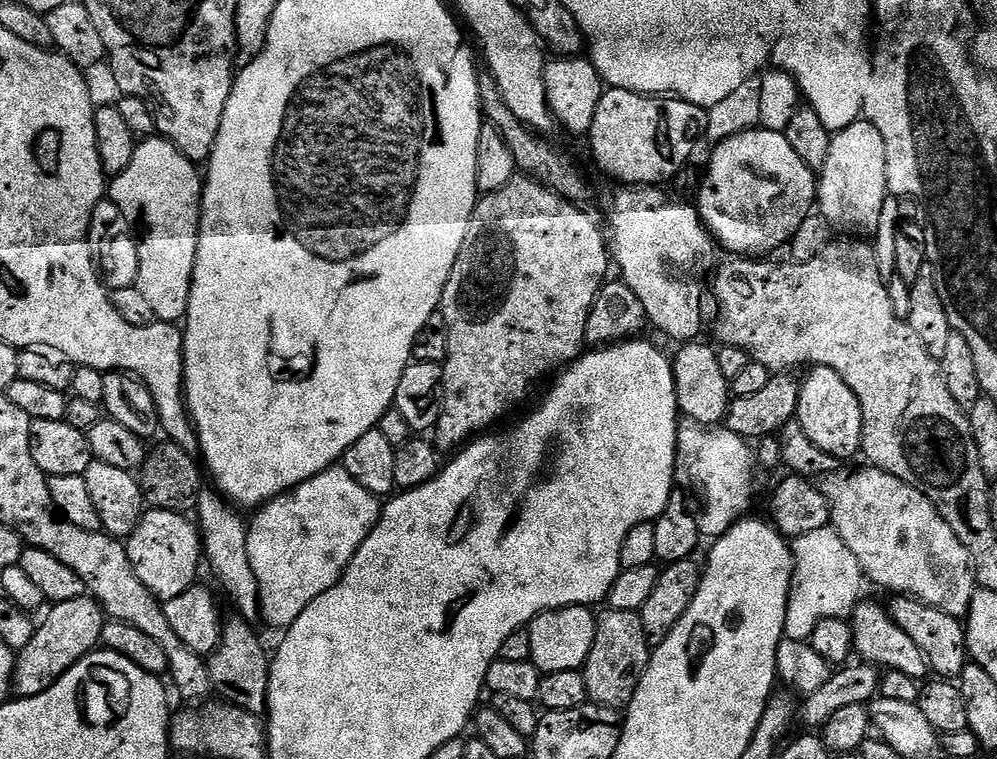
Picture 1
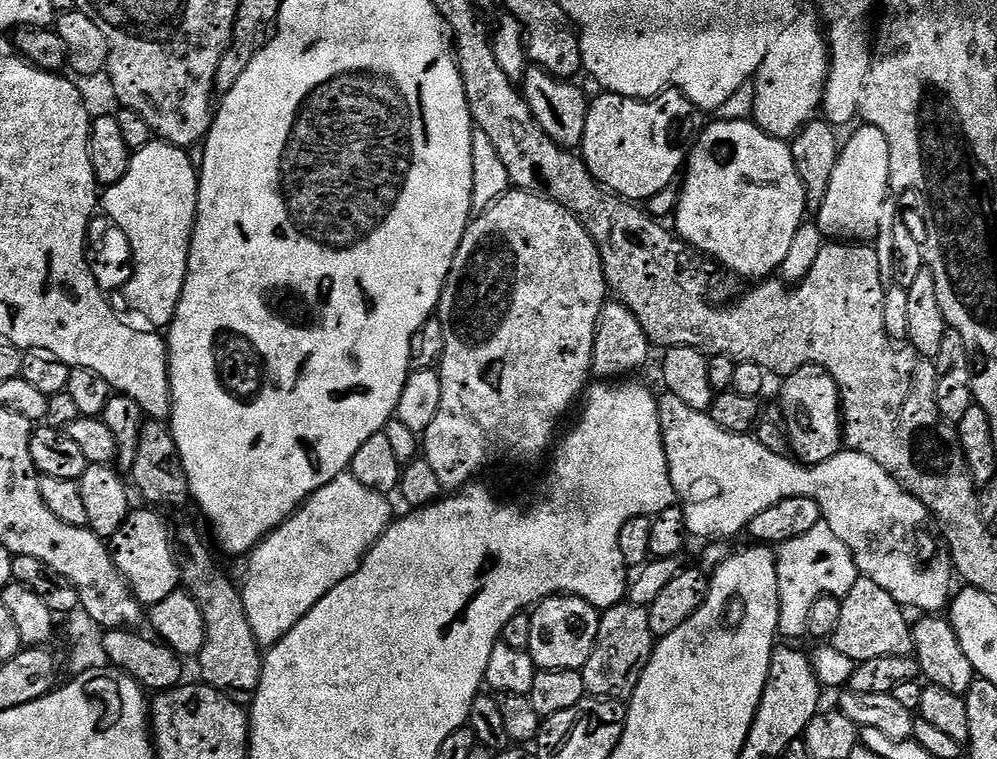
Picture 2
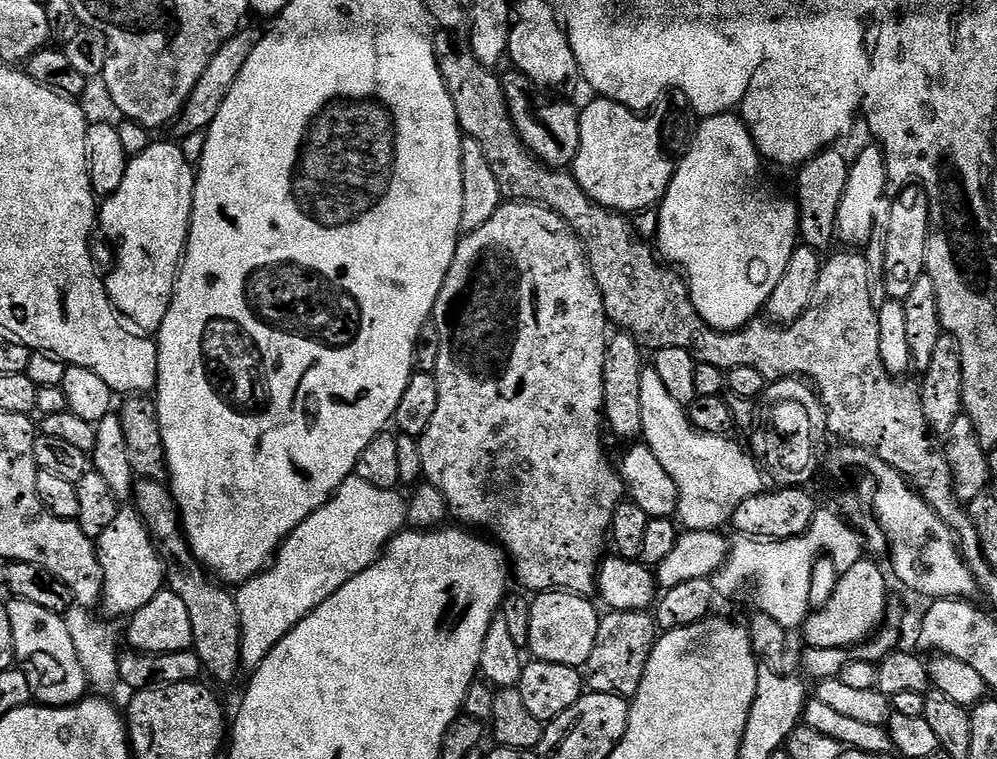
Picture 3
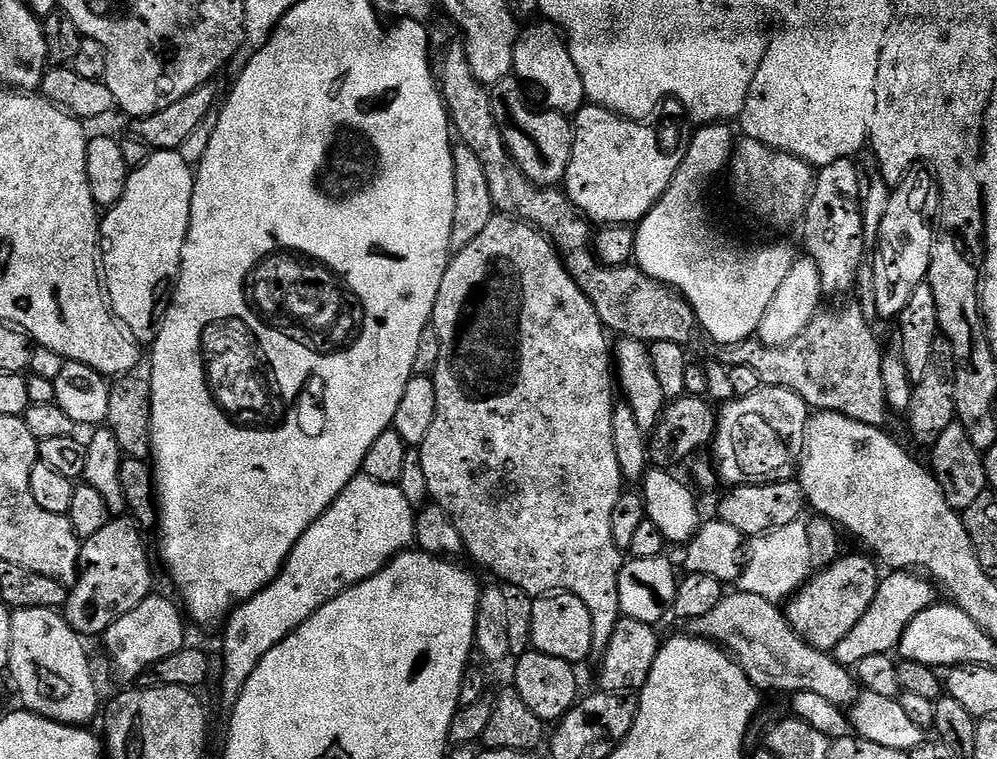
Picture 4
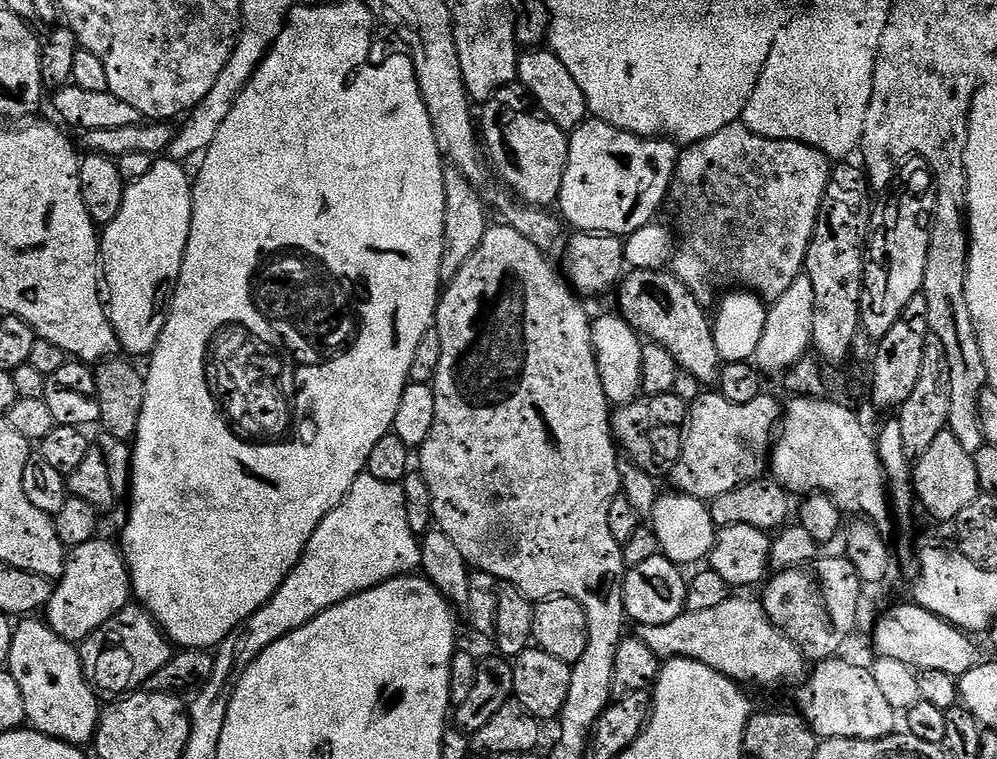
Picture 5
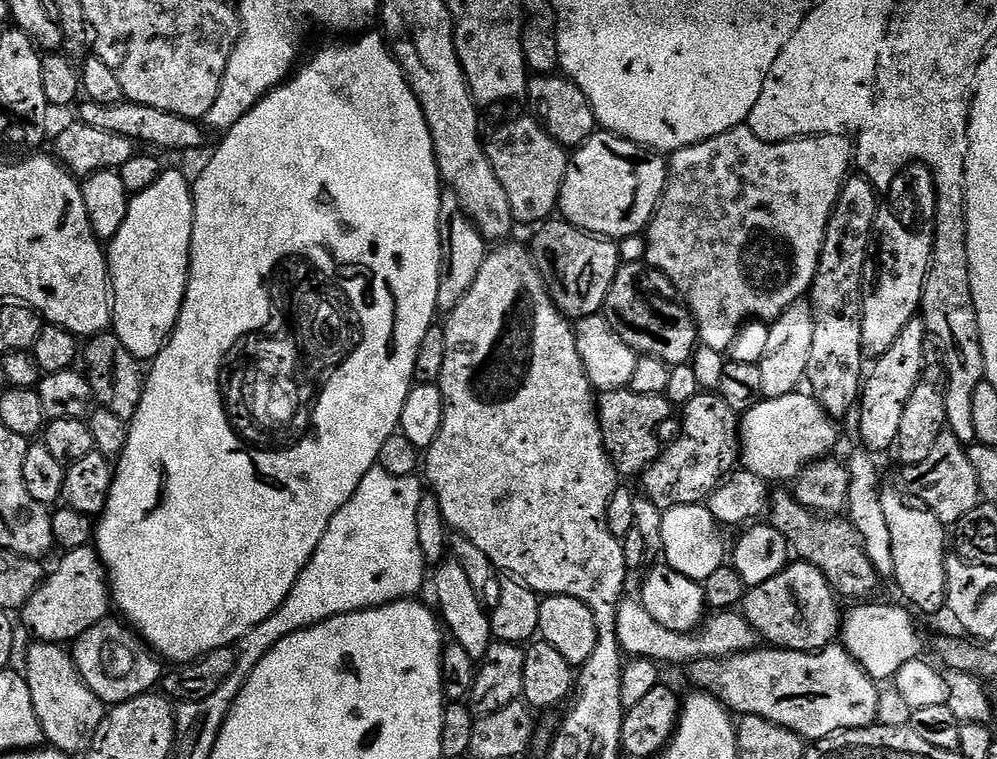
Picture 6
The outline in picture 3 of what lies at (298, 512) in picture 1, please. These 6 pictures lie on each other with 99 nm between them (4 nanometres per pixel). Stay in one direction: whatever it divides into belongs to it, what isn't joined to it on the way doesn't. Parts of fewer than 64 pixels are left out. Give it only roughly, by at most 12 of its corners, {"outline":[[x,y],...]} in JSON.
{"outline":[[355,474],[235,589],[243,667],[405,531]]}

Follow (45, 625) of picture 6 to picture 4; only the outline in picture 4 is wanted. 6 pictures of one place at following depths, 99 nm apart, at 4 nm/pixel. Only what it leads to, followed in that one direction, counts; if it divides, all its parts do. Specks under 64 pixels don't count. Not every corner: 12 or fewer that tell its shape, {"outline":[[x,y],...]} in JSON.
{"outline":[[131,518],[83,541],[62,615],[103,637],[153,595],[152,560]]}

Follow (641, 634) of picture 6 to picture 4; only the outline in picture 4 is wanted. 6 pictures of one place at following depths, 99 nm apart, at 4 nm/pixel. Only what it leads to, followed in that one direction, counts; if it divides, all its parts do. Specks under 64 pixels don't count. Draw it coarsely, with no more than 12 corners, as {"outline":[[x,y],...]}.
{"outline":[[729,591],[690,632],[761,693],[851,705],[858,681],[762,594]]}

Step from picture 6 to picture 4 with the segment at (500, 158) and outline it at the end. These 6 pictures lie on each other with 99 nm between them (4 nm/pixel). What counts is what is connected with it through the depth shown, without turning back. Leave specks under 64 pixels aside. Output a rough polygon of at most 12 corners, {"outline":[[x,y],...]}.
{"outline":[[521,81],[491,89],[506,150],[539,188],[570,166],[574,124],[535,112]]}

